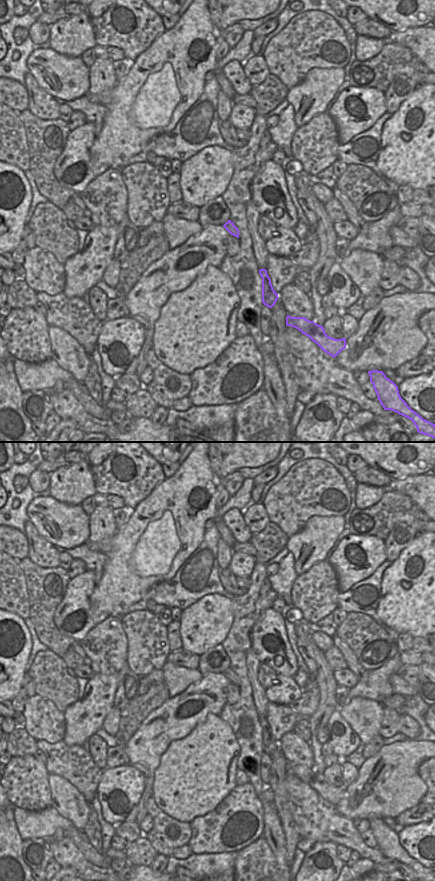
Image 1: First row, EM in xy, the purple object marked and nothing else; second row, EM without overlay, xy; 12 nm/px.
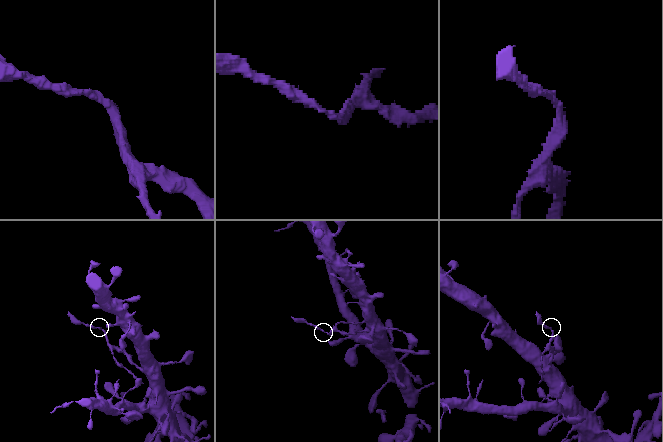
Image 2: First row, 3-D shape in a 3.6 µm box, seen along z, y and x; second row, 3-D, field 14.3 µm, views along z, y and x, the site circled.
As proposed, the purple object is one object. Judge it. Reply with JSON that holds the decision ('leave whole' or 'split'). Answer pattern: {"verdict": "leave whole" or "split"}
{"verdict": "split"}

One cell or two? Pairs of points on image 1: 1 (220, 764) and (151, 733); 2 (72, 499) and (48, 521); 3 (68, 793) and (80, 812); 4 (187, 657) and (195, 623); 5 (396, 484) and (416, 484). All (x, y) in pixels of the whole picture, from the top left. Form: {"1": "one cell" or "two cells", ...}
{"1": "two cells", "2": "two cells", "3": "one cell", "4": "two cells", "5": "one cell"}

